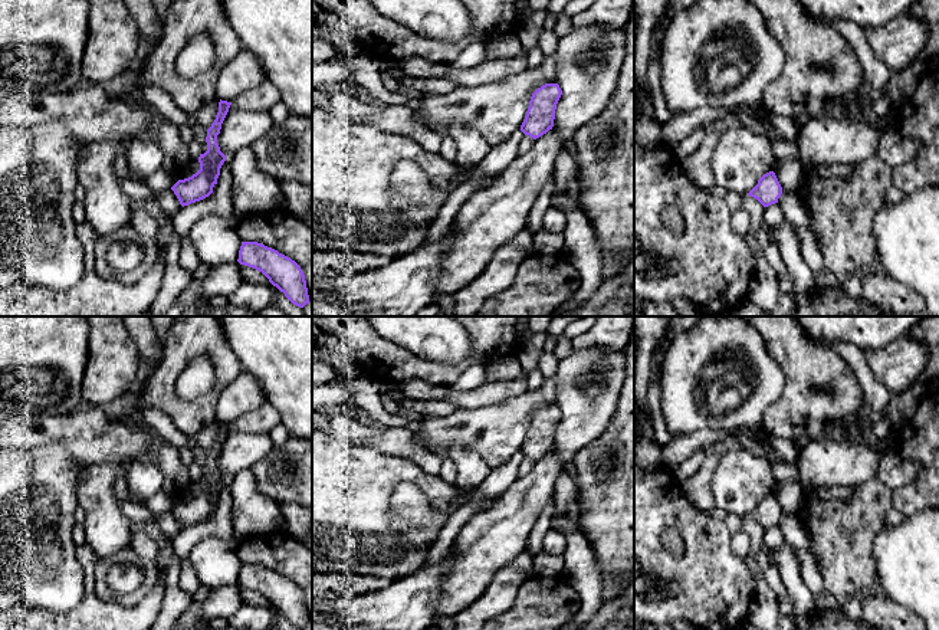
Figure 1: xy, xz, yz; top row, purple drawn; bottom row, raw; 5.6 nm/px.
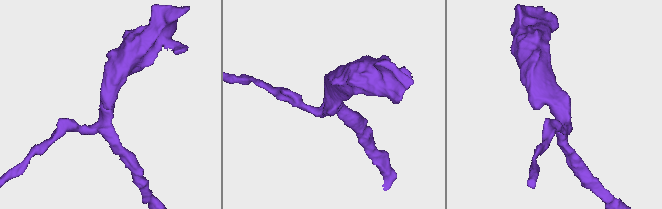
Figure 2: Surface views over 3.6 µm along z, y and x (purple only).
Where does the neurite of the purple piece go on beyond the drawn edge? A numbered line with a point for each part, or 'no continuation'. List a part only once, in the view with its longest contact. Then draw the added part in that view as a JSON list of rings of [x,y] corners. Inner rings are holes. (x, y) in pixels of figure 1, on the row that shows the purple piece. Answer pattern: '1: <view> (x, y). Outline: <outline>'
no continuation

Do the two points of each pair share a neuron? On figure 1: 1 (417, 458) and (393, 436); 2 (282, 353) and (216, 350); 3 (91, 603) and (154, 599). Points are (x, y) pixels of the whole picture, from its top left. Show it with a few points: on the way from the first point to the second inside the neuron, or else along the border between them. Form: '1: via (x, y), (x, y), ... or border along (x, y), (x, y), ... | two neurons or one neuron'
1: via (411, 452), (399, 442) | one neuron
2: border along (223, 331), (227, 345), (243, 370) | two neurons
3: via (107, 614), (138, 614) | one neuron

